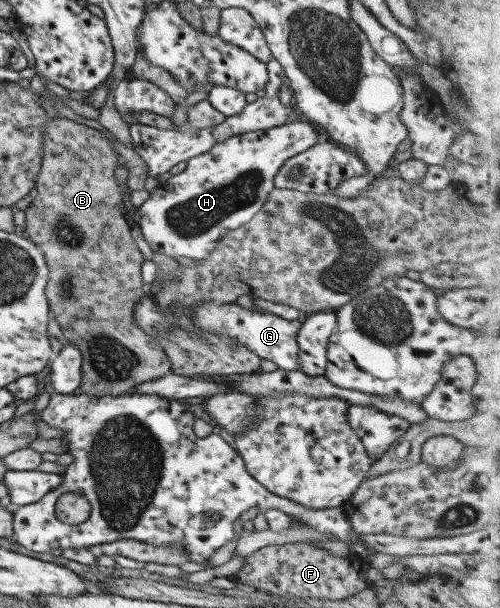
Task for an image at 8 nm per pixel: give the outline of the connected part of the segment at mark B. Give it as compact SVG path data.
M66 117L53 118L46 125L44 155L38 177L36 178L37 194L35 194L35 197L32 198L29 206L24 210L26 214L24 228L27 237L42 250L49 268L46 296L51 316L59 323L59 327L61 327L61 331L63 331L68 342L73 346L76 346L79 349L79 352L81 352L81 355L83 355L82 381L80 382L79 388L73 392L74 395L83 393L98 397L105 395L113 395L116 397L123 394L131 394L131 392L134 392L134 388L138 387L138 384L161 378L170 373L172 368L171 362L169 362L162 344L154 337L145 333L143 329L137 325L137 321L135 321L135 306L139 304L141 298L147 296L145 292L143 292L144 281L141 277L141 266L144 258L141 251L139 251L139 247L137 247L137 243L135 243L131 237L130 228L132 222L130 221L128 210L123 204L122 194L115 180L114 170L116 169L116 166L118 166L117 155L115 149L113 149L107 136L103 132L87 127L87 125L71 121Z

